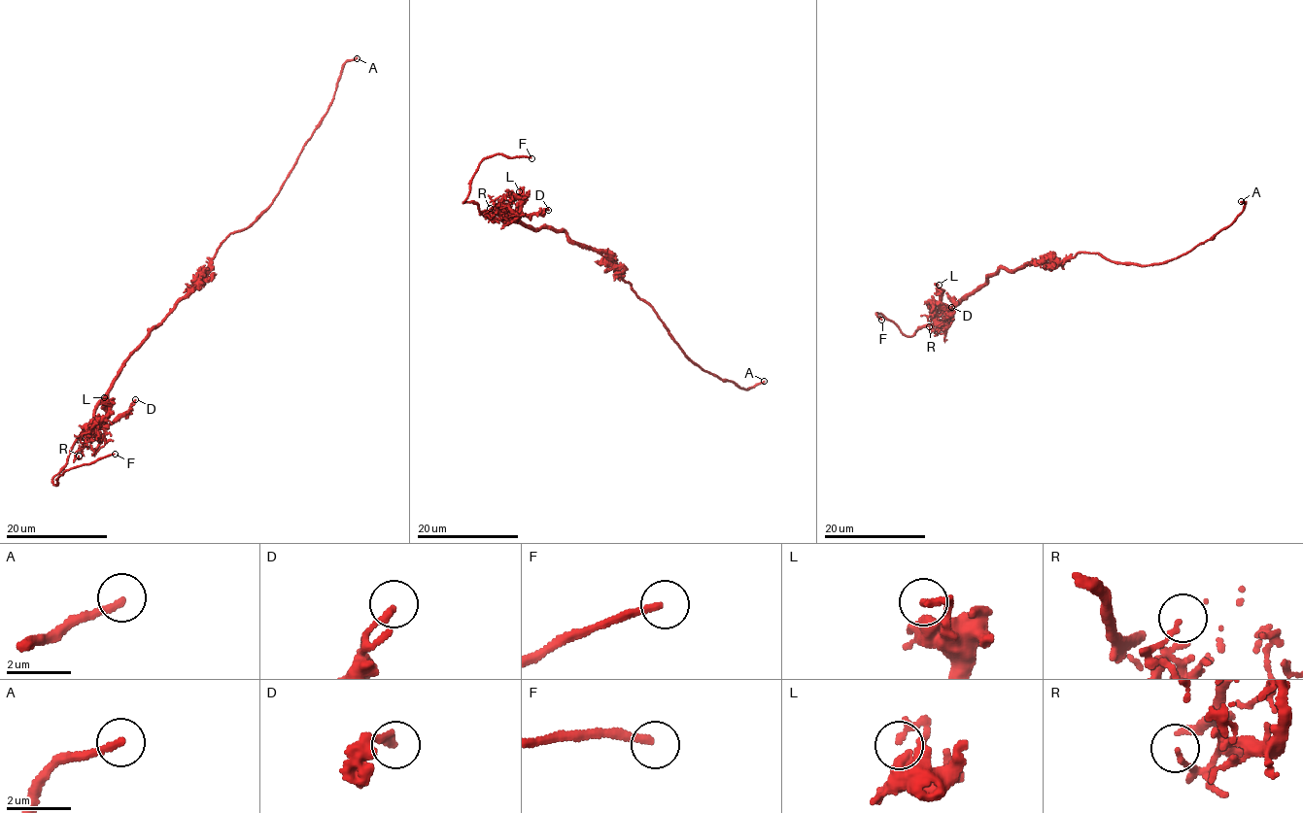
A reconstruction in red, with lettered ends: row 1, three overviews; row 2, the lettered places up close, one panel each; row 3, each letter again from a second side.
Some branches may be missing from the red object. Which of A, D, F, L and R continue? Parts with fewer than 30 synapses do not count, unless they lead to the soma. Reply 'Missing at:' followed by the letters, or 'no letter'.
Missing at: A, F

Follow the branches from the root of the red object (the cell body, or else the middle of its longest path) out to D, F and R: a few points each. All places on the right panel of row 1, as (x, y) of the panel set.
D: (1033, 262), (1011, 270), (1000, 269), (977, 290), (955, 305), (946, 320), (951, 307)
F: (1033, 262), (1011, 270), (1000, 269), (977, 290), (912, 335), (876, 313), (881, 320)
R: (1033, 262), (1011, 270), (1000, 269), (977, 290), (946, 310), (939, 326), (933, 331), (929, 326)

